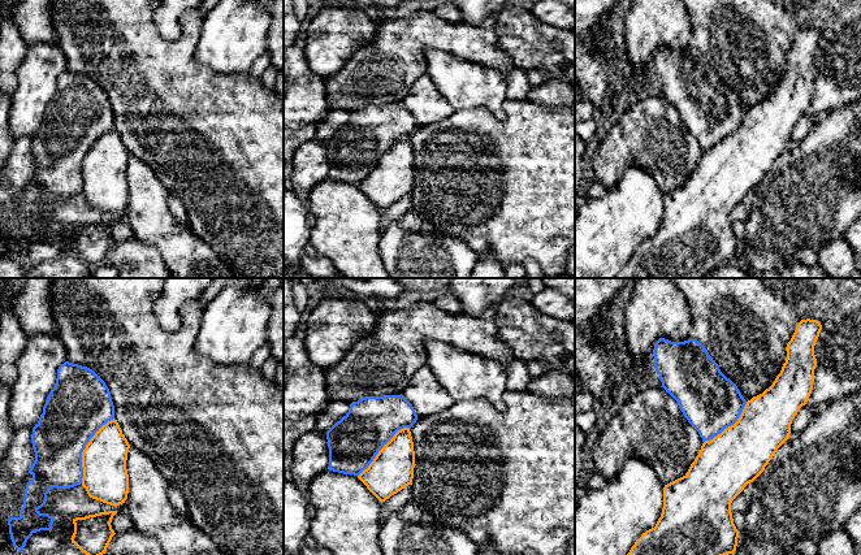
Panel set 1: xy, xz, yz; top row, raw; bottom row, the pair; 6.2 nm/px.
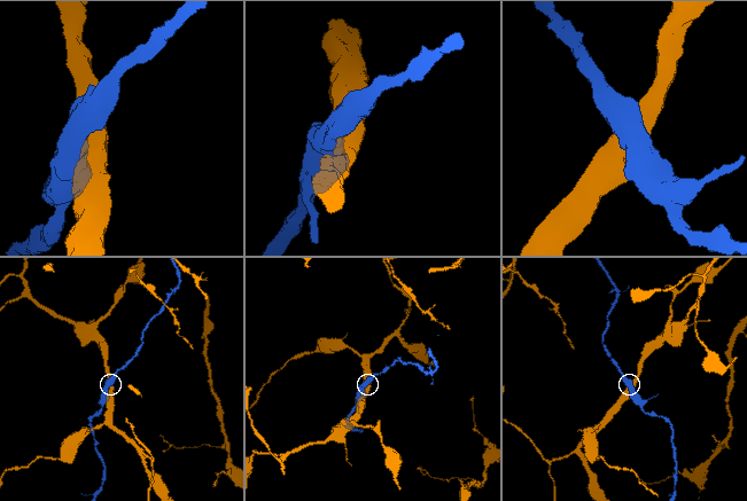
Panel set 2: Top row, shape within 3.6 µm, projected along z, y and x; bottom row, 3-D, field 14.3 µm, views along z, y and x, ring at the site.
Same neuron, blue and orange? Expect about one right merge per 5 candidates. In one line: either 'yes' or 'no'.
no

